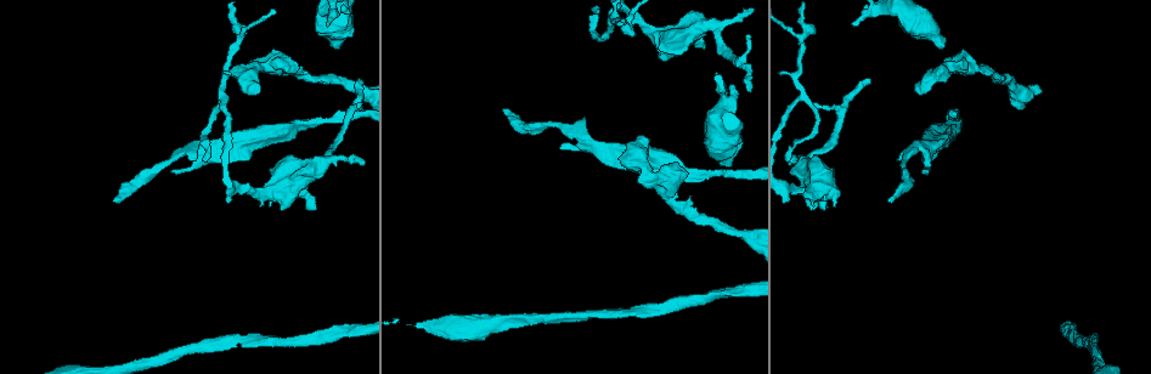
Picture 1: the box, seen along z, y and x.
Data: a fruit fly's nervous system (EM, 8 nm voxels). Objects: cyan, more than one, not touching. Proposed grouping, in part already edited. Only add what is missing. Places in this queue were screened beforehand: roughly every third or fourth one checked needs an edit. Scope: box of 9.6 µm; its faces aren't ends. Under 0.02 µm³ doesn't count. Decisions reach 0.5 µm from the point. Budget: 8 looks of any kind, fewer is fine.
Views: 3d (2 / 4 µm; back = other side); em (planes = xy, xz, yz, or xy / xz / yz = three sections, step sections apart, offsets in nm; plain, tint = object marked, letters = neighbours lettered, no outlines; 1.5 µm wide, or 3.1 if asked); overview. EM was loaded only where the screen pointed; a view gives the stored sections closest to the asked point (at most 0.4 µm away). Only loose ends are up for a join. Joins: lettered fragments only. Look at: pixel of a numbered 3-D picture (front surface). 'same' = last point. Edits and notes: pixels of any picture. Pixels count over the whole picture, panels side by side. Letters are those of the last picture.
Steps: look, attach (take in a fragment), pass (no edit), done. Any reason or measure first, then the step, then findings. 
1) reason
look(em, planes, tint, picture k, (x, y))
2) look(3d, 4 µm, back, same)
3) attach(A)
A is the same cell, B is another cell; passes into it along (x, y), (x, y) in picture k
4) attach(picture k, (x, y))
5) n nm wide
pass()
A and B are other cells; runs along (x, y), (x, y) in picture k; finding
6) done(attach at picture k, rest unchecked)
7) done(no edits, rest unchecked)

an open end
look(3d, 2 µm, picture 1, (503, 112))

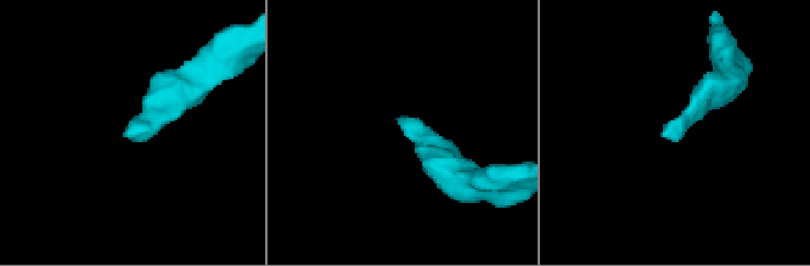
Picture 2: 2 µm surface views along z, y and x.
now the EM
look(em, yz, step 4, tint, picture 2, (666, 134))

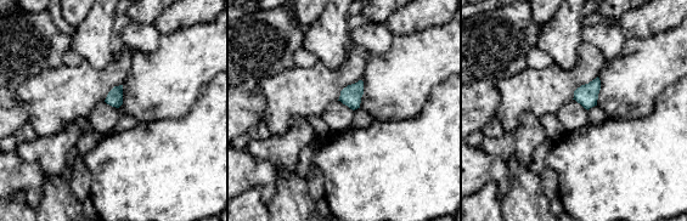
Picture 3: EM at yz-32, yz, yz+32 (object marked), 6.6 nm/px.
look(em, yz, step 4, letters, same)

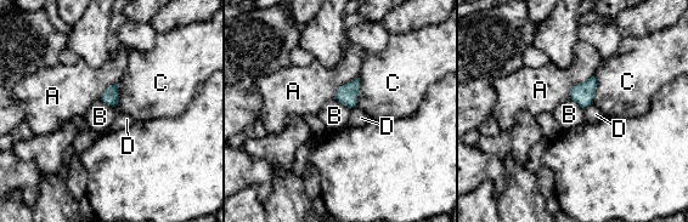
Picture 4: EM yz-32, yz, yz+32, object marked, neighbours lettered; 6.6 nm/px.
pass()
A, B, C and D are other cells; border along (334, 98), (349, 109) in picture 4; no lettered fragment goes on from it

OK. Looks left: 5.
tapers out
look(3d, 4 µm, picture 1, (585, 115))

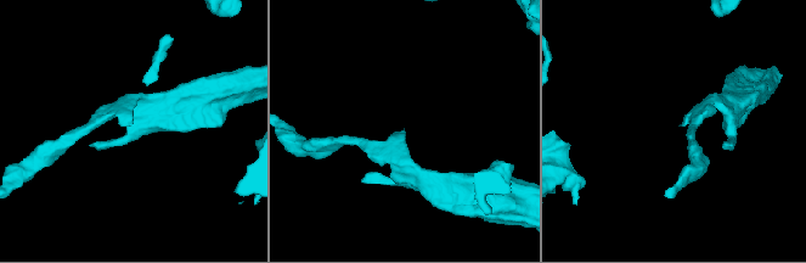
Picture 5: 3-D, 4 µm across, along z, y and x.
look(em, planes, tint, picture 5, (128, 125))

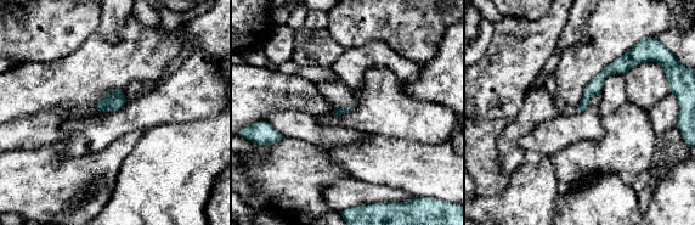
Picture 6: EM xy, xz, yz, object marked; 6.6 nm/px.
see the neighbours
look(em, planes, letters, same)

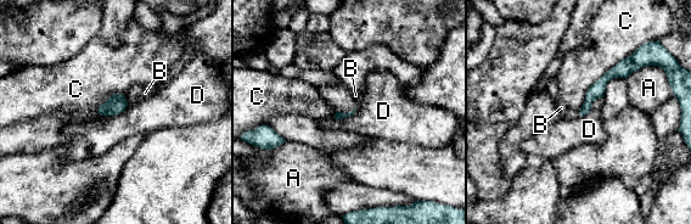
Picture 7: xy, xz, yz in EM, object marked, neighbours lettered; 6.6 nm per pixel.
pass()
A, B, C and D are other cells; runs along (631, 59), (600, 84), (583, 111) in picture 7; no lettered fragment goes on from it

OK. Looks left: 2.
branch stops here
look(em, planes, letters, picture 1, (943, 46))

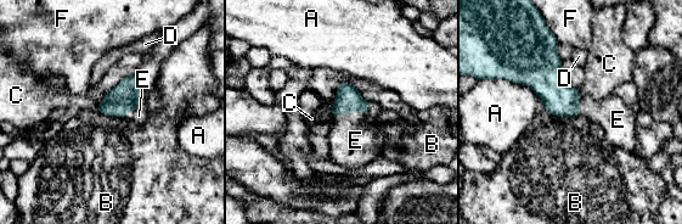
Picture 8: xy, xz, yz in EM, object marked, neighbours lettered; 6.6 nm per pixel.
attach(E)
E is the same cell, A, B, C, D and F are other cells; passes into it along (348, 100), (354, 112), (355, 140) in picture 8; it goes on there

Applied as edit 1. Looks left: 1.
done(attach at picture 8, rest unchecked)

